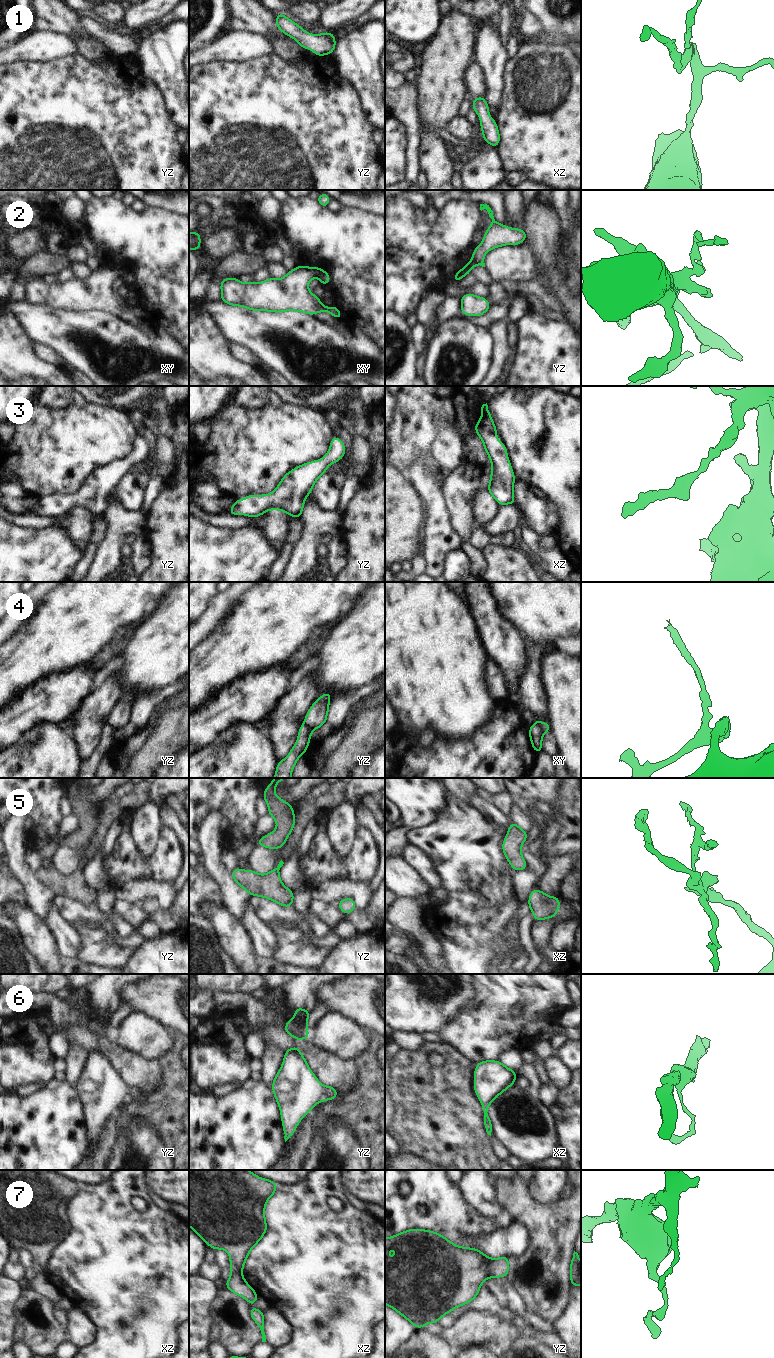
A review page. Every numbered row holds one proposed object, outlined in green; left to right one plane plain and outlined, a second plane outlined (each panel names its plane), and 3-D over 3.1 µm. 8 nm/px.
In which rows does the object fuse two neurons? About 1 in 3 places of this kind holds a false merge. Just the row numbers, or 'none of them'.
2, 4, 7

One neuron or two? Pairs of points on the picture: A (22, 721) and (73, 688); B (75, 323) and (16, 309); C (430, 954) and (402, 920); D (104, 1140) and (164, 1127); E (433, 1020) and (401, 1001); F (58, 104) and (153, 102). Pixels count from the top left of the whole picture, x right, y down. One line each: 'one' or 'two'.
A: one
B: one
C: one
D: one
E: one
F: one

